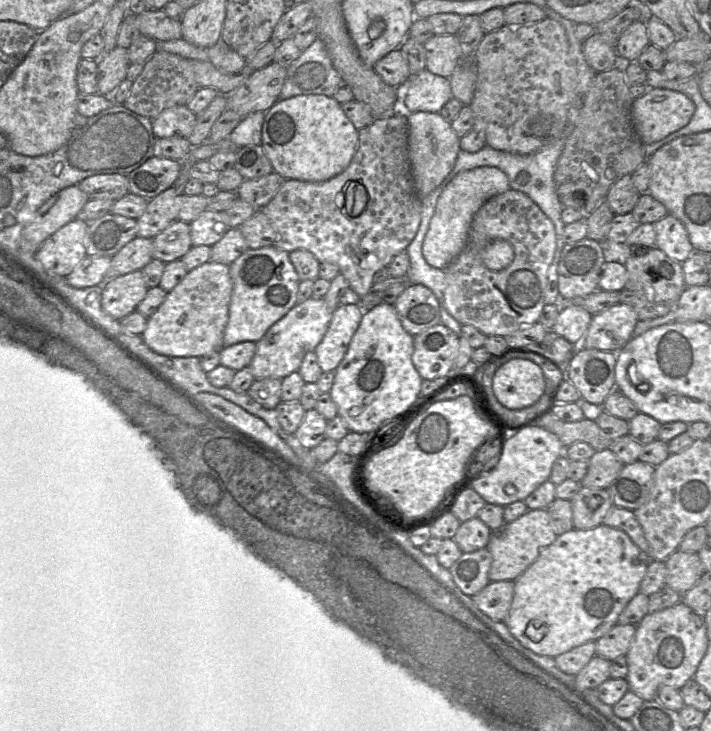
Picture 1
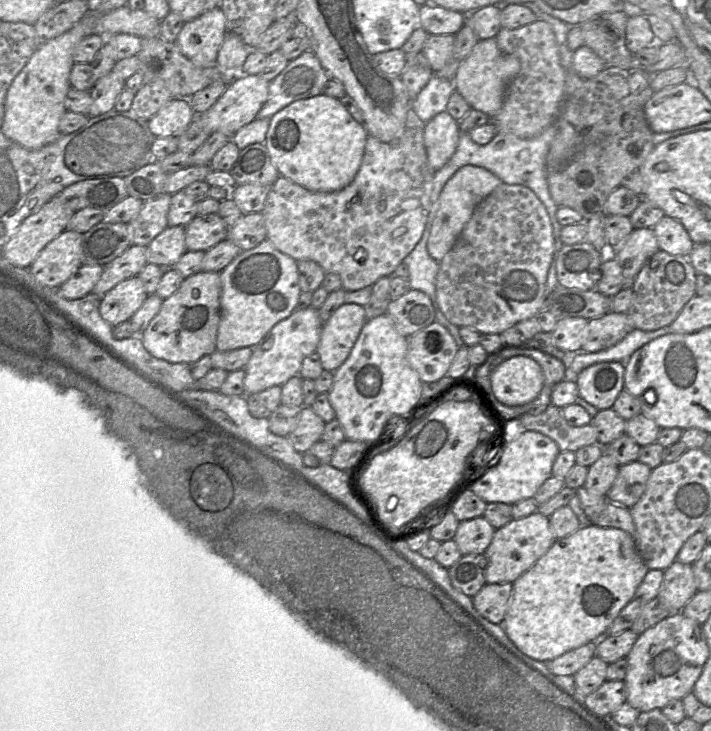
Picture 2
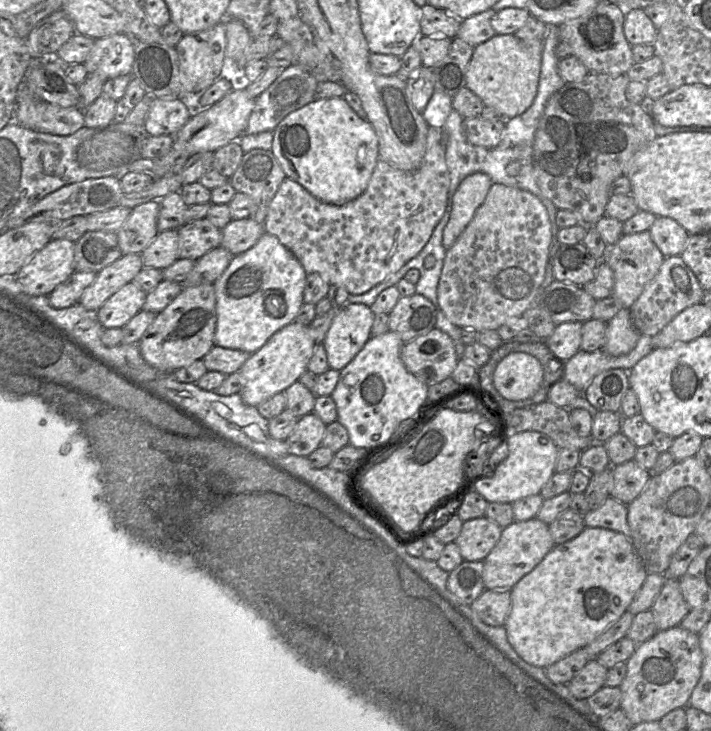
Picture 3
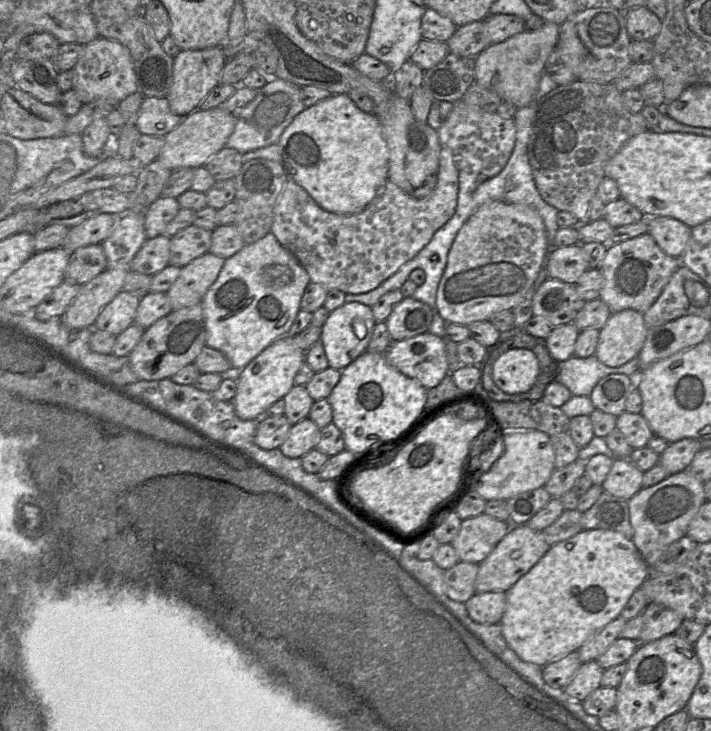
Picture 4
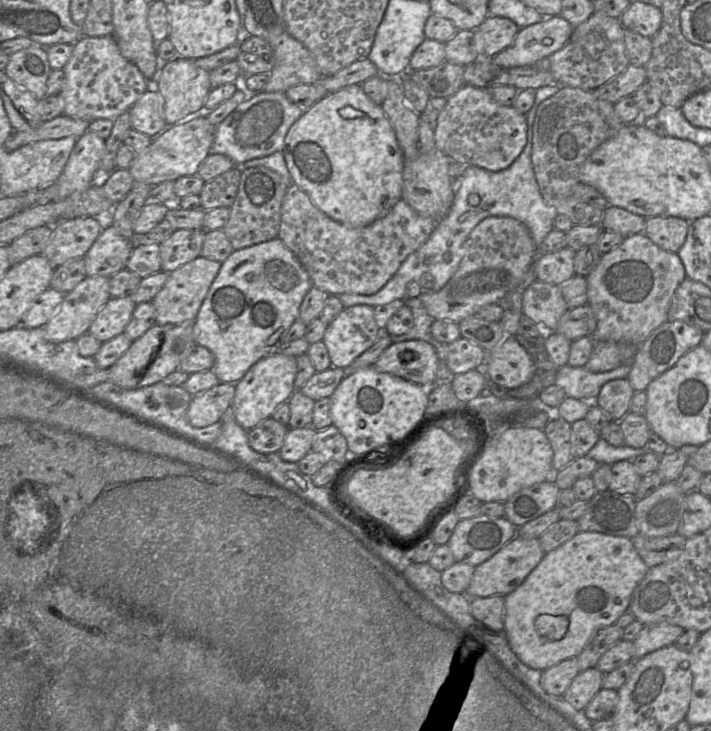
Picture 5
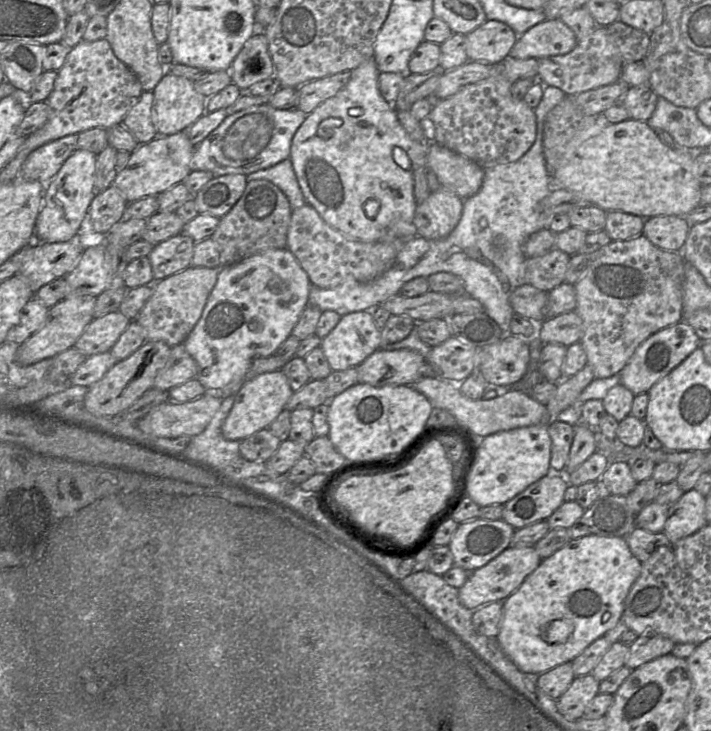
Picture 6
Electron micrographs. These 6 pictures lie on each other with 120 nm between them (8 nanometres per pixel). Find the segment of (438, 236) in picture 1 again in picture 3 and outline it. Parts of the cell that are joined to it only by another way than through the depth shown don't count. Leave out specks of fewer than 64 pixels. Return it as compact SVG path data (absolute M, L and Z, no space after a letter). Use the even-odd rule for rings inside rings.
M475 172L460 183L453 196L450 219L443 232L446 250L453 246L471 222L492 185L489 175L483 172Z

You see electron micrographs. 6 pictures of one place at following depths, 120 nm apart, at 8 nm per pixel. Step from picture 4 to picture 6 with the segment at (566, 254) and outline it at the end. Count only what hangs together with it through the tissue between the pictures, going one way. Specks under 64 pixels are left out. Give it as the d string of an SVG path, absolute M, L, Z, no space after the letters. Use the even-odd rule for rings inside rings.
M554 248L540 256L527 258L525 284L549 292L565 282L571 256Z

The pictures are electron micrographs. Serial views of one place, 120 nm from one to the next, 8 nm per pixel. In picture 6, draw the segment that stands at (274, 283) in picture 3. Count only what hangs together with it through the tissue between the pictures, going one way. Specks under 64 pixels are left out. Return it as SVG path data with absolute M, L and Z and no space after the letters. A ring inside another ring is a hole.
M287 248L268 249L256 255L253 255L244 261L229 266L219 268L217 282L212 289L207 302L203 308L201 317L183 342L186 351L196 361L198 373L195 377L205 388L206 392L218 393L226 390L230 385L242 379L250 369L251 364L257 358L264 358L276 353L281 344L292 334L292 330L298 322L304 308L308 305L308 297L310 292L310 281L307 274L300 266L295 256Z

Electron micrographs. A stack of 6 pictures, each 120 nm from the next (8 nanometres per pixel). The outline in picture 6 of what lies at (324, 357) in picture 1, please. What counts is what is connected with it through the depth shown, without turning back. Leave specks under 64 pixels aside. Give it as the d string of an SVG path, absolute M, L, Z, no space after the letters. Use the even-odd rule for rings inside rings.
M372 310L341 316L319 347L332 371L359 366L381 349L381 332L375 326Z

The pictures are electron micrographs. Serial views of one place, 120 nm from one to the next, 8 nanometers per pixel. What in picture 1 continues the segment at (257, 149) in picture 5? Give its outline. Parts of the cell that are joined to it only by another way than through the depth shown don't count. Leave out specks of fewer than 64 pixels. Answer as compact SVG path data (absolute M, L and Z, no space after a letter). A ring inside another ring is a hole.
M317 38L287 68L279 100L306 94L333 96L343 84L324 42Z

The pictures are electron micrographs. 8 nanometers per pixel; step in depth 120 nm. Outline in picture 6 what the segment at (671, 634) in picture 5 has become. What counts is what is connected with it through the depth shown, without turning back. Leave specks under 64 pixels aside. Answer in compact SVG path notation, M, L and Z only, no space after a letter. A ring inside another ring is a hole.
M659 634L640 635L629 647L625 665L635 669L644 663L672 652L675 643Z

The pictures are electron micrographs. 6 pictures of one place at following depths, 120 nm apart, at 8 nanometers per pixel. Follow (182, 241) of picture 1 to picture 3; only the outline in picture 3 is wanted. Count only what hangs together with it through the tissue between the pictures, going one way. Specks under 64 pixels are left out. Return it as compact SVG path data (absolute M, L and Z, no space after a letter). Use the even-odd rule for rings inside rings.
M178 230L160 232L141 253L144 268L164 270L179 258Z

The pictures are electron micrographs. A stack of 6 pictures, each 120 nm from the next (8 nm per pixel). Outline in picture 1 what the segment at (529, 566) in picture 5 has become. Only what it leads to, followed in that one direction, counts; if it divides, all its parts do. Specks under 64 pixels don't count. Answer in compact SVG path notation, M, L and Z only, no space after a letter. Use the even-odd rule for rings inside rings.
M547 509L528 510L516 520L505 523L501 529L492 531L487 545L492 557L489 580L515 582L557 536Z

